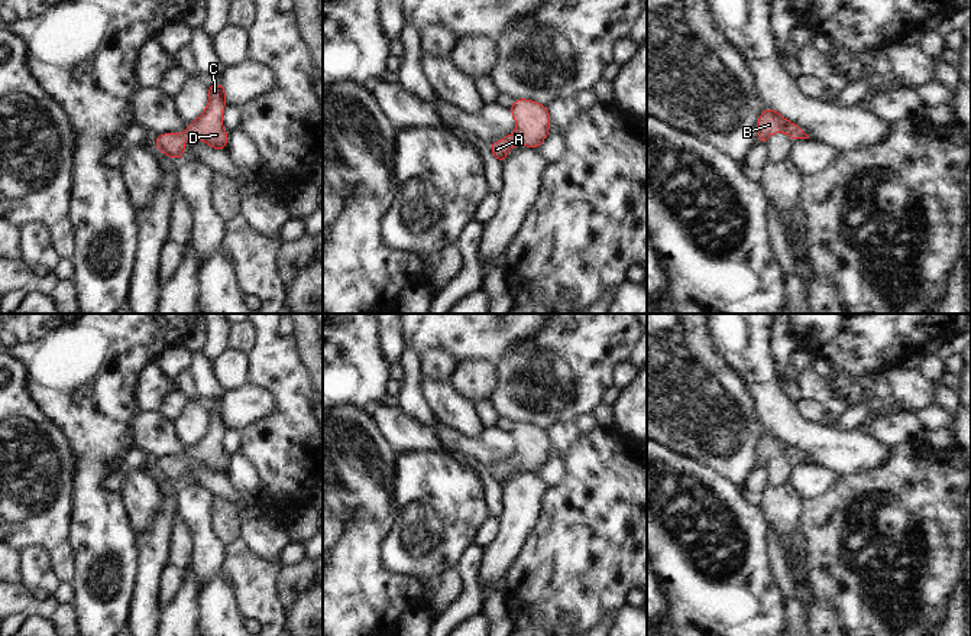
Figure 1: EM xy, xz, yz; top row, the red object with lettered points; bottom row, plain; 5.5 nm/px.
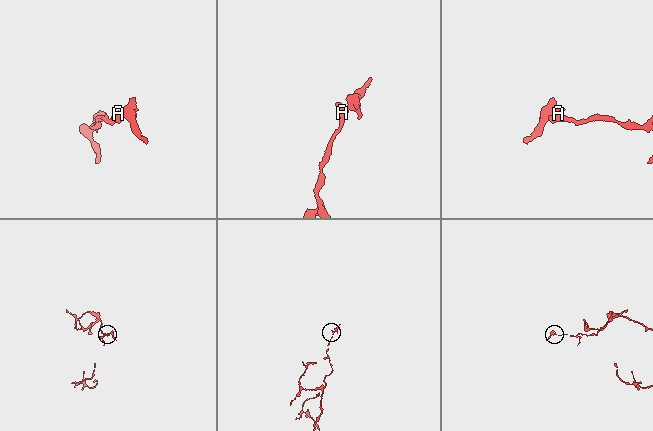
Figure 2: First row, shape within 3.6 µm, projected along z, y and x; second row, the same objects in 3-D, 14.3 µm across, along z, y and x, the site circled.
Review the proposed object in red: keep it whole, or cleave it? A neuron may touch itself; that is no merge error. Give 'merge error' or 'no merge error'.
no merge error

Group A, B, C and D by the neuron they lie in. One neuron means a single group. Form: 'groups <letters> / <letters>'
groups A B C D

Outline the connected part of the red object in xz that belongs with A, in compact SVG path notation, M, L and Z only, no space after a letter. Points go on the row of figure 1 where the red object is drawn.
M528 98L512 101L509 113L515 119L515 132L489 145L492 155L501 163L515 145L537 149L550 130L550 114L547 106Z

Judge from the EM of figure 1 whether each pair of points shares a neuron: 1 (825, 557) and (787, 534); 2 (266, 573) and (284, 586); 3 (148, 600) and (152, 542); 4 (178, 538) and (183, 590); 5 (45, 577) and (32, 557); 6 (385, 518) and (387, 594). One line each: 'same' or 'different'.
1: different
2: different
3: same
4: different
5: same
6: same

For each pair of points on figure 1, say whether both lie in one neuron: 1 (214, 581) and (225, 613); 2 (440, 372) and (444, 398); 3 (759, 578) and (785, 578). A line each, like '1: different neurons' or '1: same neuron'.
1: same neuron
2: different neurons
3: different neurons

